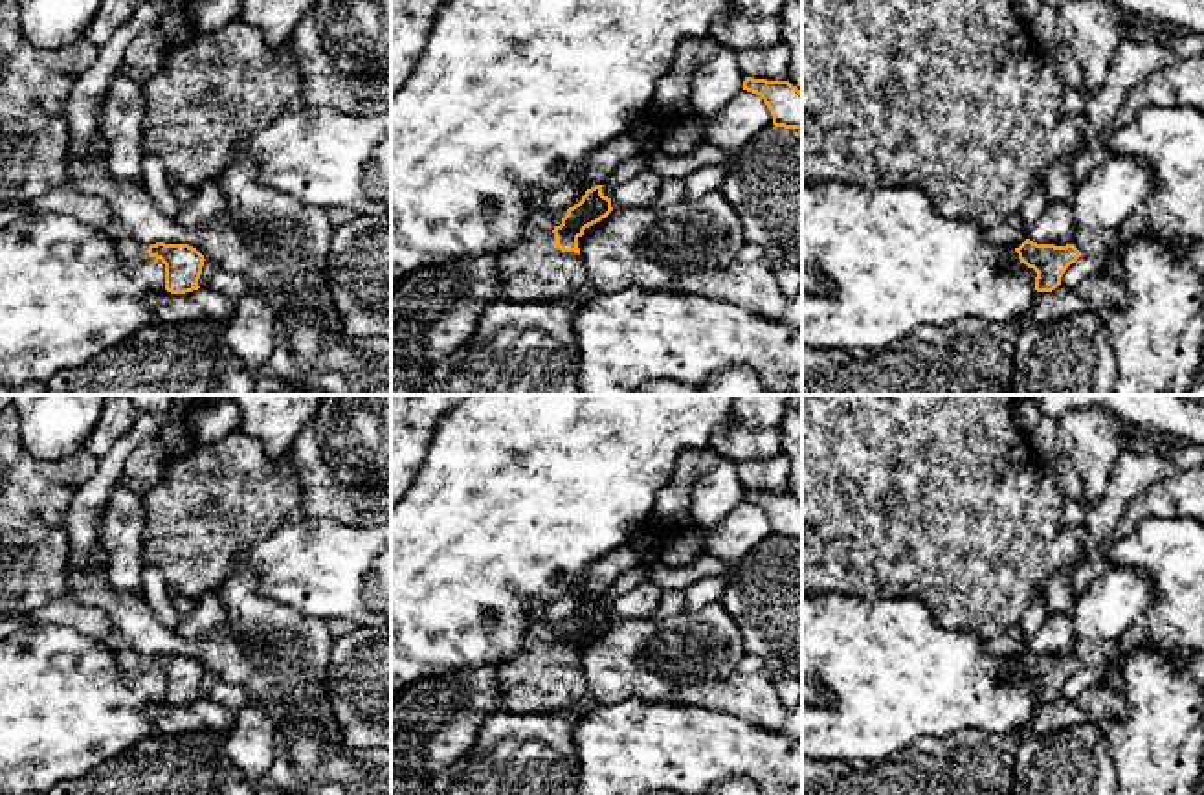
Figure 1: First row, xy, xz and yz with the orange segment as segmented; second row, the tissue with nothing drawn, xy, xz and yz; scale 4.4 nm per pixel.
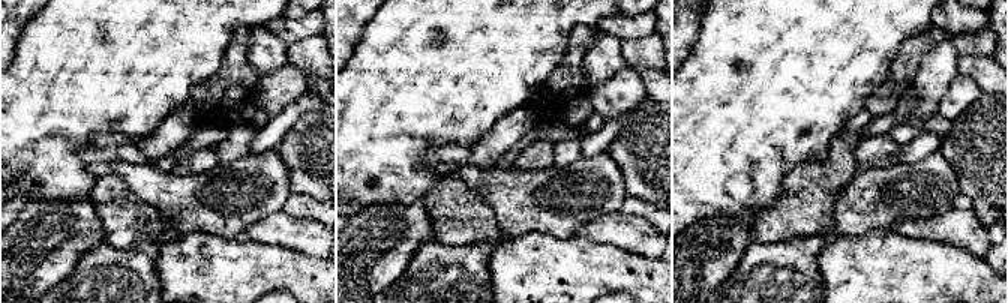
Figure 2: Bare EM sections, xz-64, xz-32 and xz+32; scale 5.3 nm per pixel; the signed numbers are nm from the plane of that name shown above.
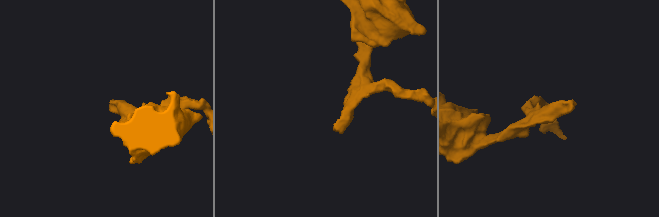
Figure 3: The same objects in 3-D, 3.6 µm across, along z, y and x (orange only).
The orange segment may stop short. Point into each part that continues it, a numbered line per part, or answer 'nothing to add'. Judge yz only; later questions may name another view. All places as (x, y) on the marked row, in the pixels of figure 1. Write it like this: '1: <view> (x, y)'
1: yz (1089, 243)

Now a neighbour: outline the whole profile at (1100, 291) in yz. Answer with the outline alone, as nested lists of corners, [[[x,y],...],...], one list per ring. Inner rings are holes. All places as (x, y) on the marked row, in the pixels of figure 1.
[[[1105,274],[1088,275],[1079,286],[1079,296],[1088,303],[1088,308],[1101,312],[1109,307],[1125,305],[1125,290],[1118,279]]]

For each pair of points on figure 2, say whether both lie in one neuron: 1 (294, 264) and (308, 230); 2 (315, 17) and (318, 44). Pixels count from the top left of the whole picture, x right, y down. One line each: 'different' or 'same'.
1: different
2: different

